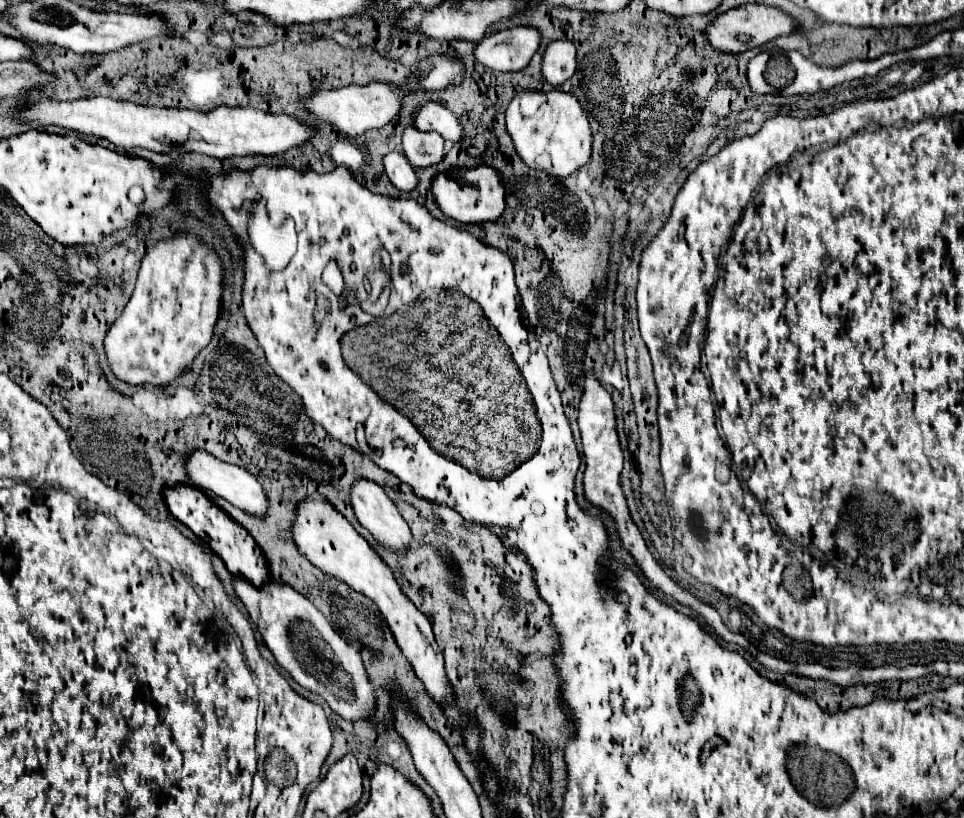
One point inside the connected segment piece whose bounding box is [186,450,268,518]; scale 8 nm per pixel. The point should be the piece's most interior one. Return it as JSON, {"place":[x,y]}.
{"place":[240,488]}

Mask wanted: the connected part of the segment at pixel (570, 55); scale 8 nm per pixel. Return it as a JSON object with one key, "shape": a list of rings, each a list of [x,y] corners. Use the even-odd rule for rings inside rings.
{"shape":[[[570,40],[550,42],[542,60],[544,78],[552,86],[560,86],[570,80],[576,72],[576,46]]]}

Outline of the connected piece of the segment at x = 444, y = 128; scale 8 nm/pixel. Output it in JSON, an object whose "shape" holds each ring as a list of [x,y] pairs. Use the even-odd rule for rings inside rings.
{"shape":[[[426,102],[416,110],[414,126],[420,130],[438,132],[448,144],[456,144],[464,138],[464,126],[460,124],[460,120],[448,108],[436,102]]]}

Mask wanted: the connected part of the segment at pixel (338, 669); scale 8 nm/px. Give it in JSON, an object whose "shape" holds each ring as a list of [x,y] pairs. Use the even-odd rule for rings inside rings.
{"shape":[[[234,578],[234,588],[280,668],[284,668],[302,688],[322,696],[332,712],[344,720],[354,722],[372,718],[376,696],[372,688],[364,688],[364,684],[368,684],[368,672],[358,650],[330,626],[326,616],[308,598],[278,582],[268,582],[262,590],[254,590],[250,582]]]}

